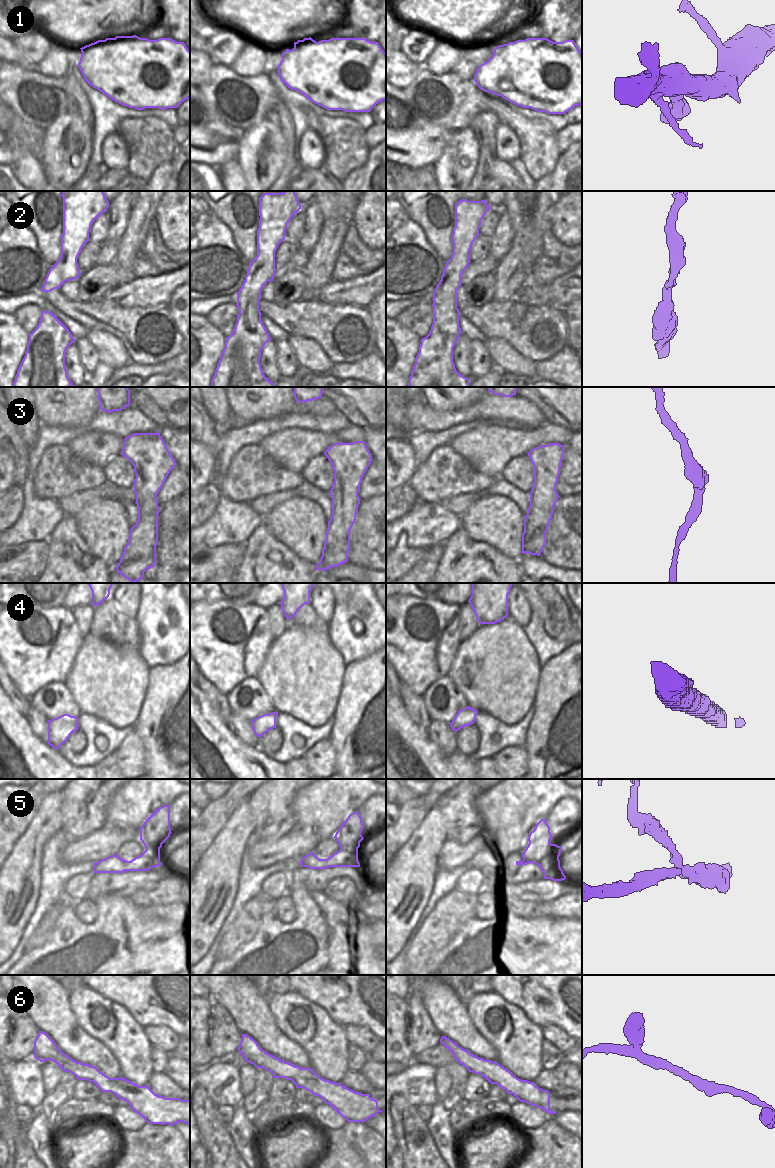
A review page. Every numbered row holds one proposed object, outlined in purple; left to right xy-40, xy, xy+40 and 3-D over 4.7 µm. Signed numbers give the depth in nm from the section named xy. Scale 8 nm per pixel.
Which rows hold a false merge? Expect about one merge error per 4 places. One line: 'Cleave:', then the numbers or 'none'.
Cleave: none

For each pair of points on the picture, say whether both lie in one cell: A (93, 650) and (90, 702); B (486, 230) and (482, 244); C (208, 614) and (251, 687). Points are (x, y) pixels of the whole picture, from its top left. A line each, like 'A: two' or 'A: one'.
A: one
B: two
C: two

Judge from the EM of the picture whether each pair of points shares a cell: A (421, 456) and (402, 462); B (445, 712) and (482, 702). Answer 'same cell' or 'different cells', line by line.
A: different cells
B: different cells

